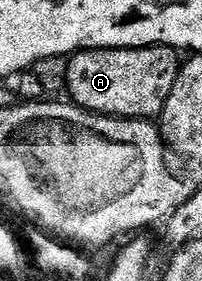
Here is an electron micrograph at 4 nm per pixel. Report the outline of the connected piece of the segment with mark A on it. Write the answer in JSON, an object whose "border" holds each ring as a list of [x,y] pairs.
{"border":[[[155,44],[149,48],[98,48],[75,53],[68,61],[68,86],[66,89],[71,103],[87,112],[97,112],[100,116],[117,116],[119,120],[151,120],[155,121],[166,106],[166,98],[170,98],[170,90],[174,90],[174,78],[178,78],[178,70],[182,56],[177,49]]]}

